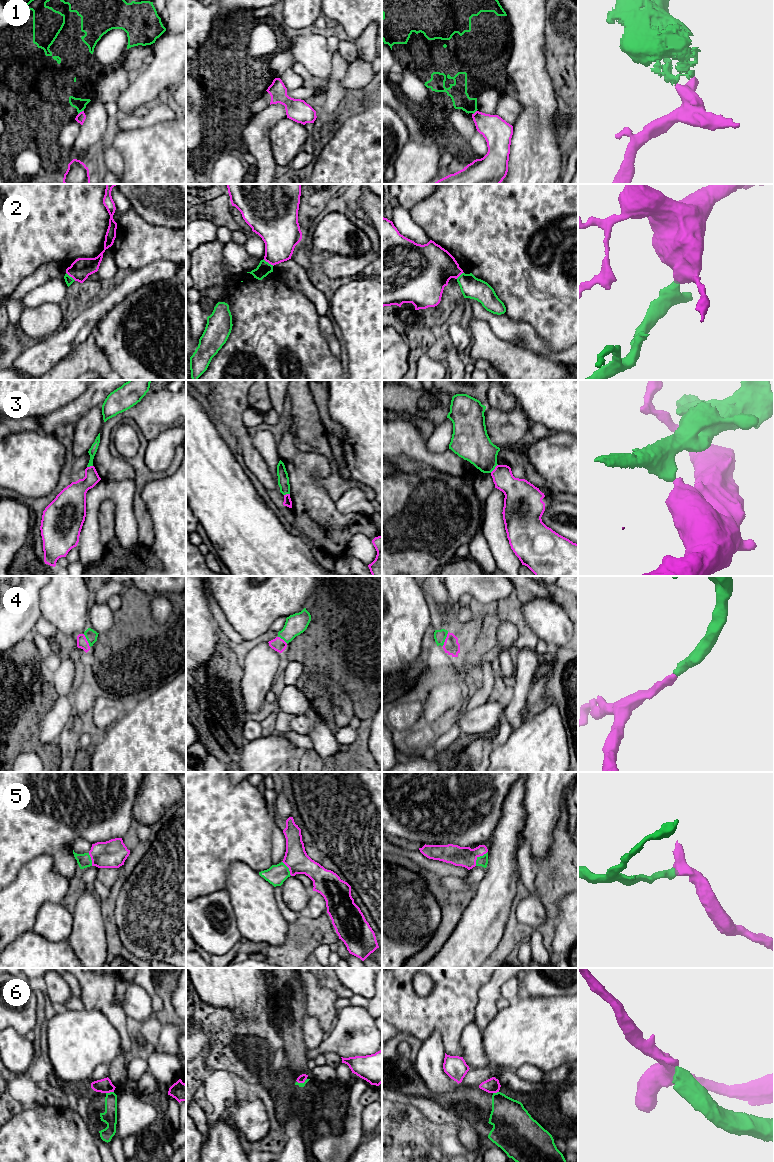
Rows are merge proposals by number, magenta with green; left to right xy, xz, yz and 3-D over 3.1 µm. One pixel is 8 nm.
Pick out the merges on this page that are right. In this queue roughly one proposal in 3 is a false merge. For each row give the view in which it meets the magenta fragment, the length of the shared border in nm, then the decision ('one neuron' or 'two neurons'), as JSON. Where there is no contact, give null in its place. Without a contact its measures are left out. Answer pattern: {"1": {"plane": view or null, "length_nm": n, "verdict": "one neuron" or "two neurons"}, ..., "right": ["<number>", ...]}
{"1": {"plane": "xy", "length_nm": 60, "verdict": "two neurons"}, "2": {"plane": "xz", "length_nm": 100, "verdict": "two neurons"}, "3": {"plane": "yz", "length_nm": 90, "verdict": "two neurons"}, "4": {"plane": "yz", "length_nm": 120, "verdict": "one neuron"}, "5": {"plane": "yz", "length_nm": 160, "verdict": "one neuron"}, "6": {"plane": "xy", "length_nm": 70, "verdict": "two neurons"}, "right": ["4", "5"]}

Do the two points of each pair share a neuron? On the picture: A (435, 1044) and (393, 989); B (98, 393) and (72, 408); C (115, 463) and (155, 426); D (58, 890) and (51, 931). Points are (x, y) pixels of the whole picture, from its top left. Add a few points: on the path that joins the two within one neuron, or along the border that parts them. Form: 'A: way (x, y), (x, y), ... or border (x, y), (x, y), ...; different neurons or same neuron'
A: border (422, 1040), (425, 1040), (437, 1030), (445, 1052); different neurons
B: way (92, 397), (78, 408); same neuron
C: way (104, 443), (105, 431), (119, 417), (135, 414); same neuron
D: border (64, 902), (45, 902), (38, 910), (36, 916); different neurons

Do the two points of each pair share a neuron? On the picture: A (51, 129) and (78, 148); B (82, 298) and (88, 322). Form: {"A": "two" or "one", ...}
{"A": "two", "B": "two"}

